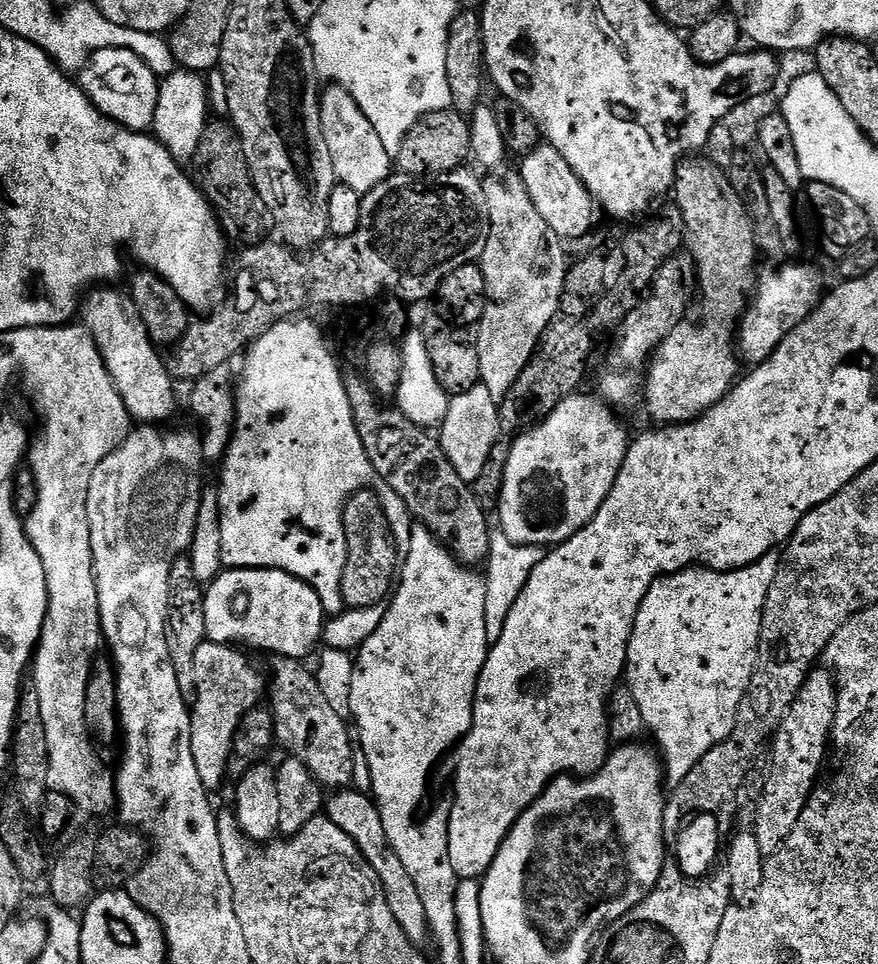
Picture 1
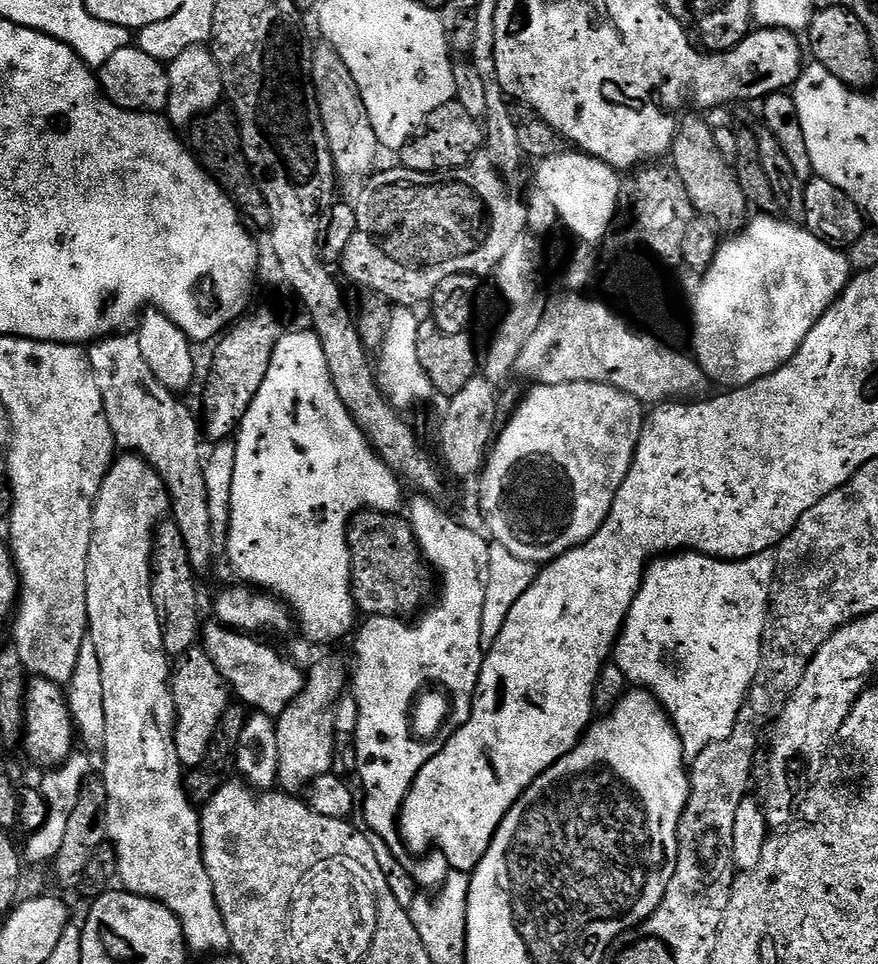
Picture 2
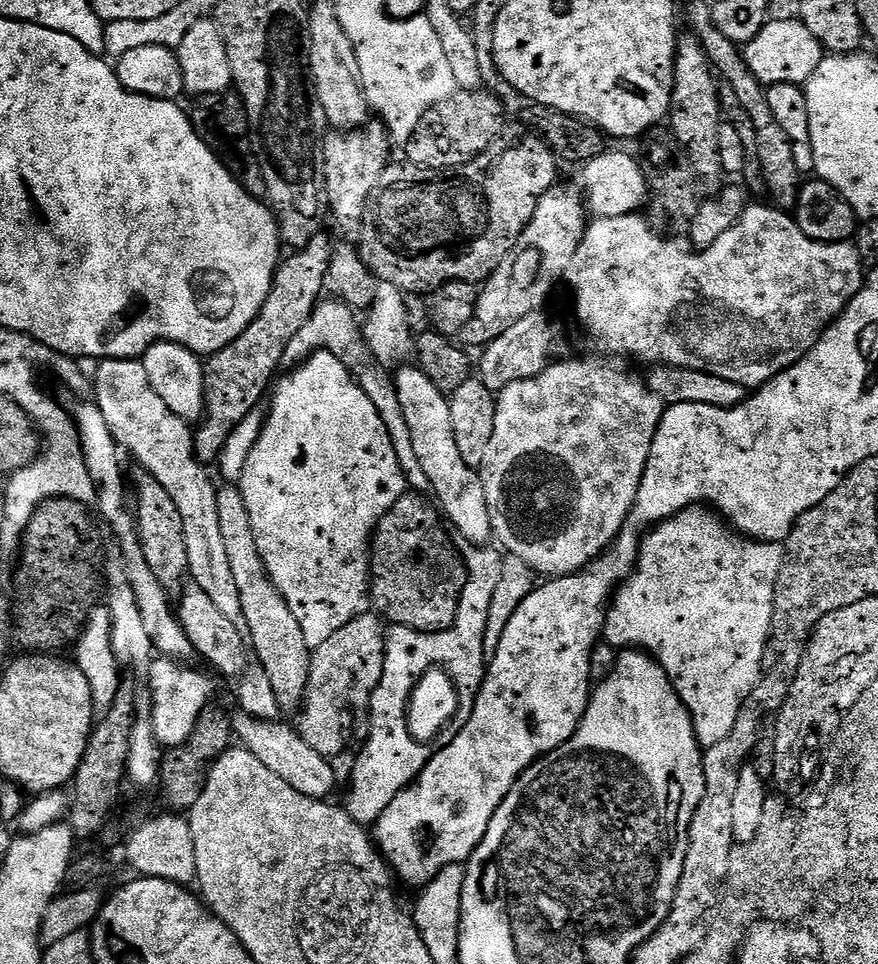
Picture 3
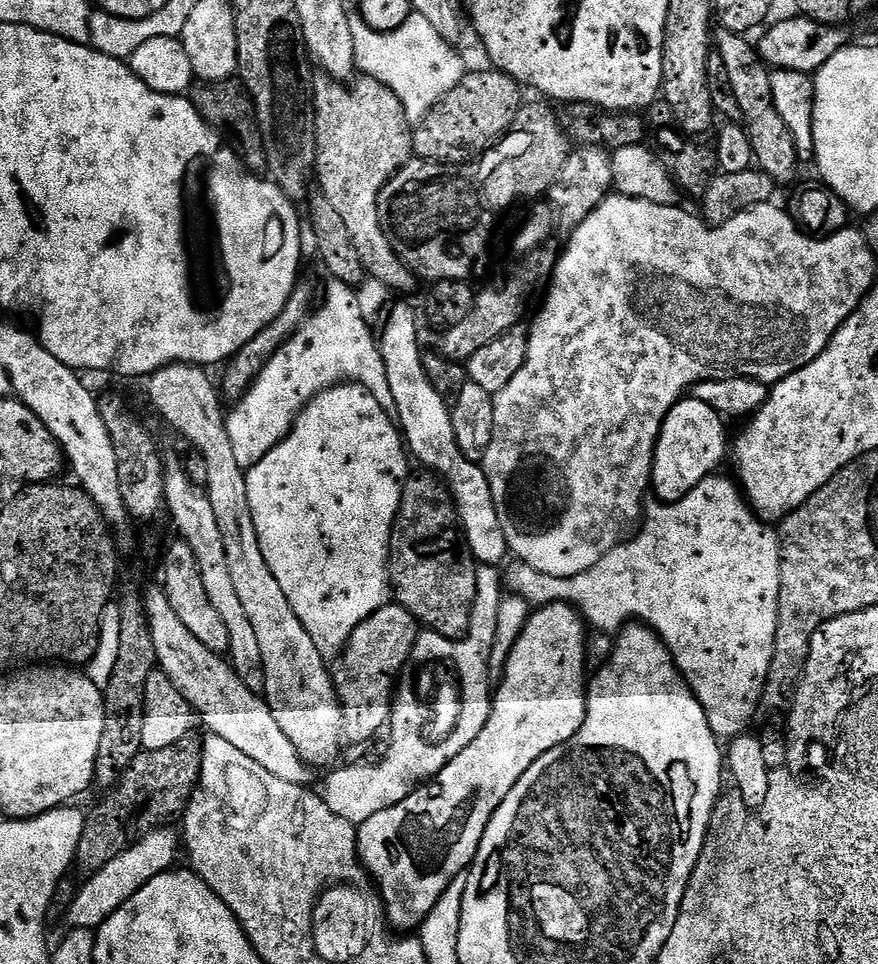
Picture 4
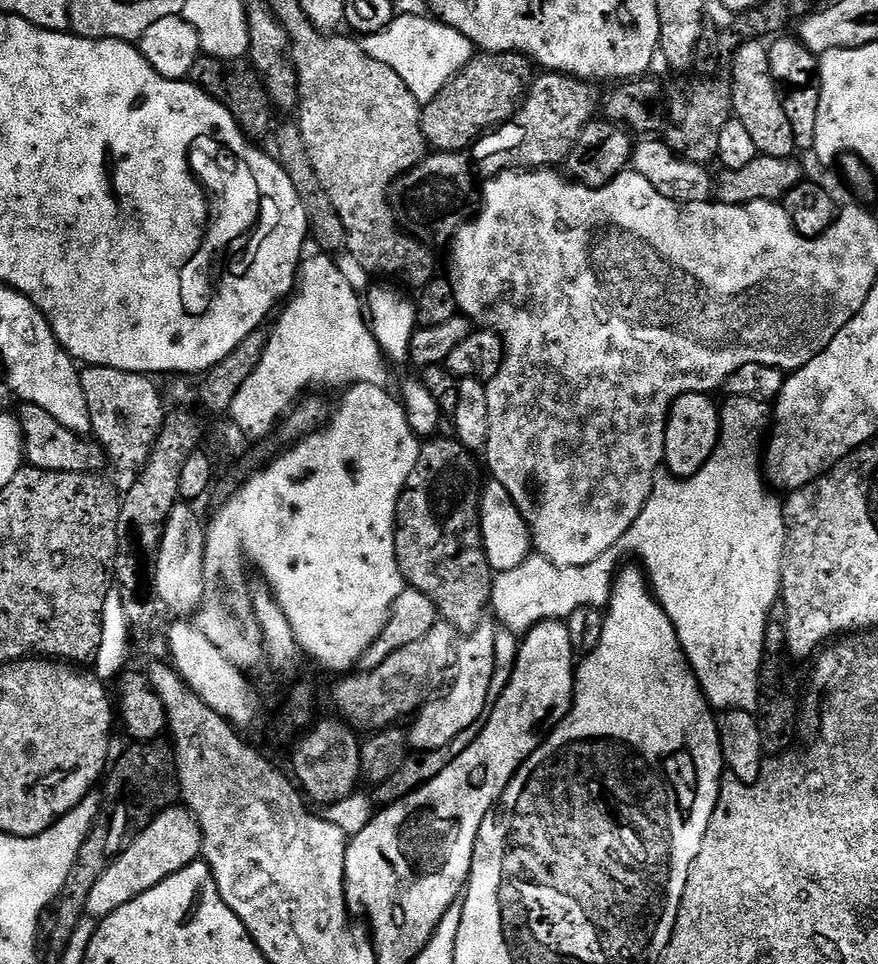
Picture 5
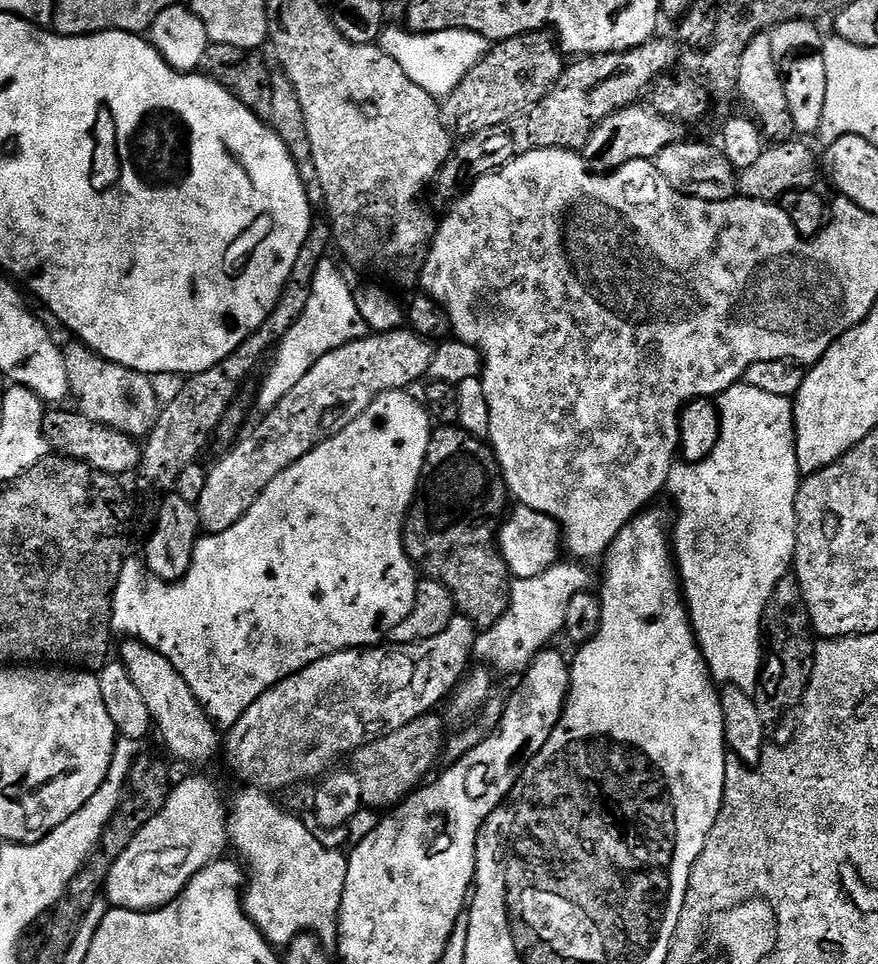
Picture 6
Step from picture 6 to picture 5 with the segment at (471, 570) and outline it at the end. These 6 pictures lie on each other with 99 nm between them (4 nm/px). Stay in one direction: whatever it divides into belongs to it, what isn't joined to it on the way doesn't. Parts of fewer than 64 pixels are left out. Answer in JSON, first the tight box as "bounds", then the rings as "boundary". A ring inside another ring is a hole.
{"bounds":[396,438,494,634],"boundary":[[[455,438],[440,439],[421,447],[416,469],[400,496],[400,509],[396,511],[396,557],[405,585],[426,594],[426,598],[434,602],[443,623],[451,624],[457,633],[467,634],[478,630],[480,623],[489,615],[492,603],[494,573],[486,558],[480,529],[482,479],[473,453]]]}

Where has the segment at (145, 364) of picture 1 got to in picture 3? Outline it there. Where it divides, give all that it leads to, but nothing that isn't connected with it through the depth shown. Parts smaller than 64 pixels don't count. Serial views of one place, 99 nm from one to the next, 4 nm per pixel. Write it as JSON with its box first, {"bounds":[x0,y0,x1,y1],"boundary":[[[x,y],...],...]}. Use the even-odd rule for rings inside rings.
{"bounds":[94,359,247,633],"boundary":[[[139,359],[134,360],[101,360],[96,368],[96,396],[94,402],[102,410],[102,418],[106,418],[106,426],[110,426],[110,434],[117,445],[125,453],[136,459],[135,463],[144,468],[166,489],[174,506],[178,506],[178,515],[182,517],[182,530],[186,533],[186,558],[188,559],[188,576],[191,583],[202,586],[202,591],[214,601],[214,606],[225,617],[238,626],[238,630],[247,633],[246,618],[242,614],[242,598],[238,598],[238,586],[234,582],[234,574],[230,571],[230,562],[226,559],[226,546],[222,543],[222,534],[218,527],[217,485],[212,485],[208,477],[209,469],[200,464],[195,457],[193,429],[189,421],[178,418],[166,402],[150,386],[150,378],[146,378],[146,370]]]}

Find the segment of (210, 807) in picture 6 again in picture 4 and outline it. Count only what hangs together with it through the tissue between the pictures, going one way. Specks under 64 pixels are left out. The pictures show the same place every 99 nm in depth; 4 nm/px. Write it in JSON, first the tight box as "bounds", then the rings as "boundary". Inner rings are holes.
{"bounds":[68,826,182,930],"boundary":[[[161,826],[155,828],[150,834],[143,836],[134,844],[129,844],[123,852],[118,854],[118,858],[111,860],[102,870],[91,873],[88,880],[80,888],[80,893],[72,900],[72,905],[68,908],[68,920],[72,923],[73,929],[87,928],[95,930],[110,918],[118,909],[129,900],[132,895],[142,886],[146,886],[158,874],[169,871],[176,860],[176,851],[181,851],[182,844],[171,832],[171,827]]]}

